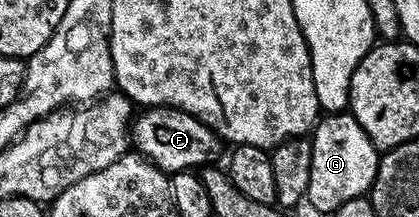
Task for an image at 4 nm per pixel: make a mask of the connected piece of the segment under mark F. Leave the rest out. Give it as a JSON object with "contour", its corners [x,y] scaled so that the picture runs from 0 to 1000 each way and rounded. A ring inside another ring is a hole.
{"contour":[[[363,488],[339,512],[341,530],[320,548],[308,604],[310,650],[334,714],[372,774],[406,811],[434,783],[463,788],[516,742],[527,641],[511,599],[499,594],[477,544],[411,488]]]}

